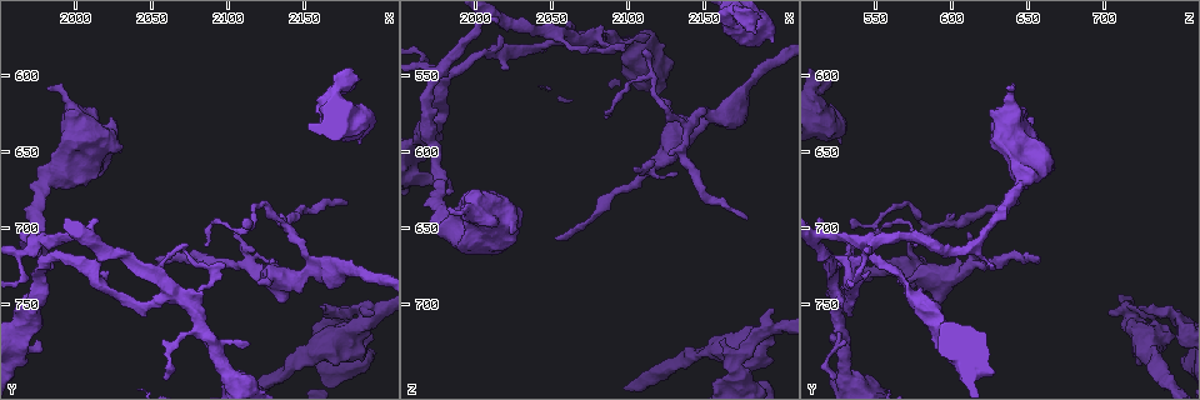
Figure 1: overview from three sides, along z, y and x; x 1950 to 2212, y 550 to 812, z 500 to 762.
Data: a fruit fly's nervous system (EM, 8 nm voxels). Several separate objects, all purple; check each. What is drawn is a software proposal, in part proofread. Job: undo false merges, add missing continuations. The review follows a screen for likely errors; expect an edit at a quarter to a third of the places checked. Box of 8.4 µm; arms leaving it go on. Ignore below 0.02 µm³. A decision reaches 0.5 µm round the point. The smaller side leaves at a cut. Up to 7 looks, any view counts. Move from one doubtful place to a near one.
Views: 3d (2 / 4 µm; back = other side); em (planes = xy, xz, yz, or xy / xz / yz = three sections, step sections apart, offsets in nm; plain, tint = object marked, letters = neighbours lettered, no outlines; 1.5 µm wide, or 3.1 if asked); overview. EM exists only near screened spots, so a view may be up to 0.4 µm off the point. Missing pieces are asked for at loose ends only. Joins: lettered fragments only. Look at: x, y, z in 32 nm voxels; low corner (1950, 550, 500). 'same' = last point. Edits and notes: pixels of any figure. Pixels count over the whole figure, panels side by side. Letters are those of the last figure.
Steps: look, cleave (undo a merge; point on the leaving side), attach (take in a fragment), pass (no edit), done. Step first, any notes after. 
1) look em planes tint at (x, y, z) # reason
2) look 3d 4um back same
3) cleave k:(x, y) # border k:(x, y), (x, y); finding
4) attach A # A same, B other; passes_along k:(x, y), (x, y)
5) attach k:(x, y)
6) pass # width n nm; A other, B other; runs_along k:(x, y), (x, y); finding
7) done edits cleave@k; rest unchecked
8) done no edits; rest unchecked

look em planes letters at (2180, 684, 642)

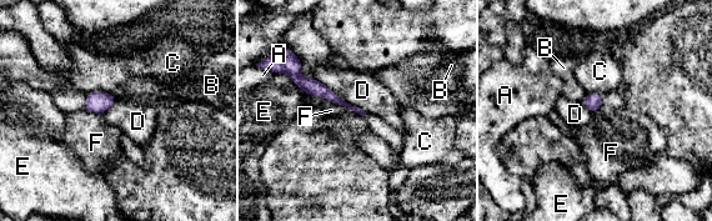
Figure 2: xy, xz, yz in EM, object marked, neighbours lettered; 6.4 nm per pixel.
pass # A other, B other, C other, D other, E other, F other; border 2:(314, 78), (366, 112); no lettered fragment goes on from it

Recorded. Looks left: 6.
look 3d 2um at (2084, 710, 578) # branch stops here

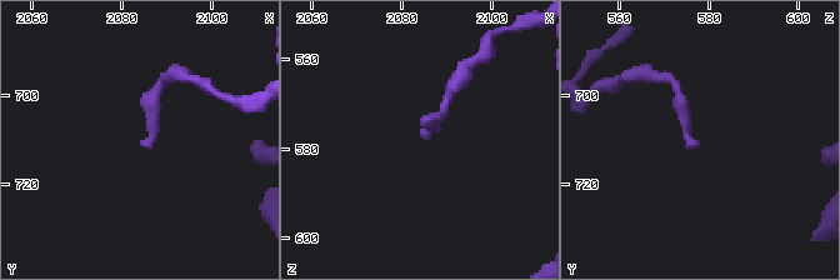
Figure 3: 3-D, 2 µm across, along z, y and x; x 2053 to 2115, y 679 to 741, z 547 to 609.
look em xy step 8 tint at (2084, 712, 577)

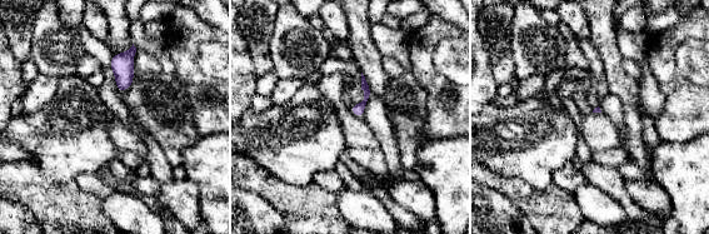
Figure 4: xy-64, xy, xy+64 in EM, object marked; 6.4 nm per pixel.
look em yz step 4 letters same

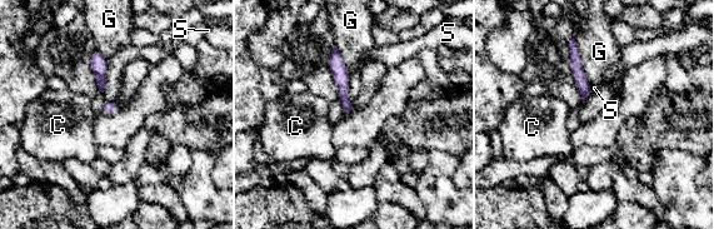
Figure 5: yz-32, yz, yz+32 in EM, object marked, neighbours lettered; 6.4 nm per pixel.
pass # longest_contact G 340 nm; C other, G other, S other; runs_along 5:(335, 53), (343, 96), (350, 110); none of them fits

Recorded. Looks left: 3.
look em planes letters at (2054, 720, 658) # an open end

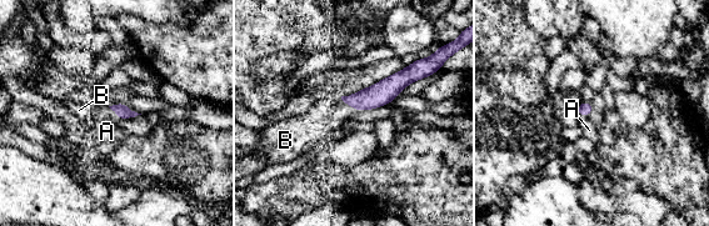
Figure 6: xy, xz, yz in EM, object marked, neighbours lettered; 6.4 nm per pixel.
attach B # A other, B same; it goes on there

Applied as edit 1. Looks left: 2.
done edits attach@6; rest unchecked

